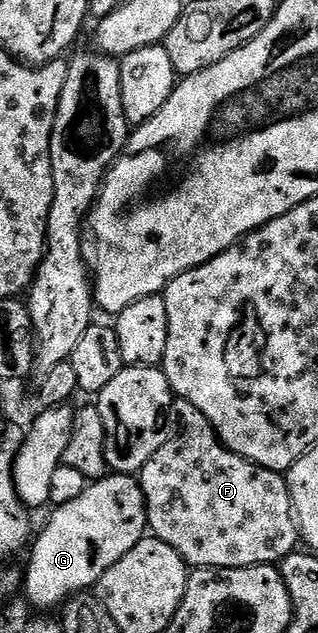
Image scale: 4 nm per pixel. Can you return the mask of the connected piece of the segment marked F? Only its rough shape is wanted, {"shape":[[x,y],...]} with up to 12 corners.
{"shape":[[184,404],[137,477],[148,530],[188,566],[282,563],[286,476]]}

